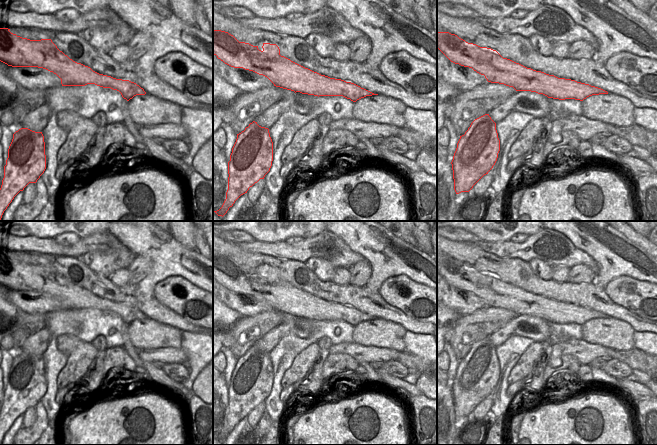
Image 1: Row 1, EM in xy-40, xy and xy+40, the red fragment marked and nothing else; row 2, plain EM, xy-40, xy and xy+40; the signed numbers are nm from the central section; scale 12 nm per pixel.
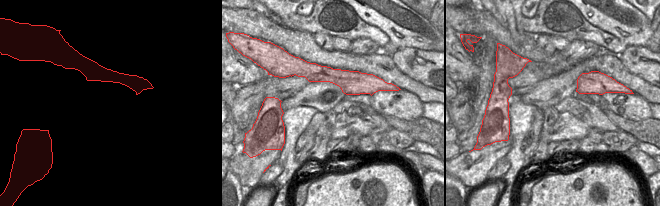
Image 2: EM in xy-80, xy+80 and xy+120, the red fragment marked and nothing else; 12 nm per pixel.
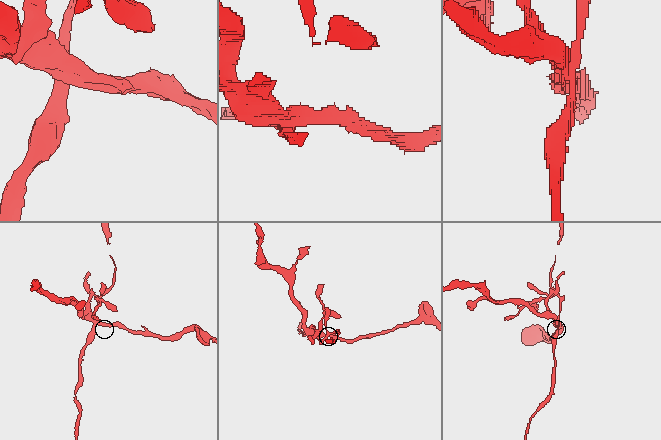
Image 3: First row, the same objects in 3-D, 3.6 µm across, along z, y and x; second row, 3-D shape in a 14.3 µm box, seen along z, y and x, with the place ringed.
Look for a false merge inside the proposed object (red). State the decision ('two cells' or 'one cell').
two cells

